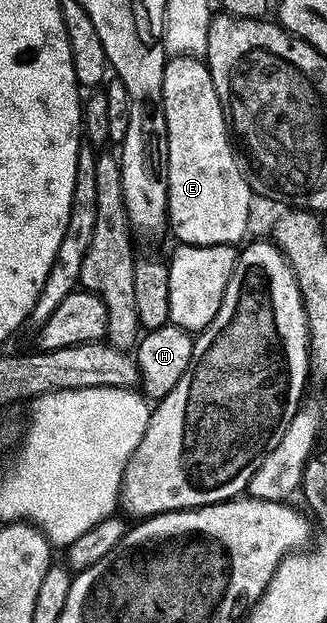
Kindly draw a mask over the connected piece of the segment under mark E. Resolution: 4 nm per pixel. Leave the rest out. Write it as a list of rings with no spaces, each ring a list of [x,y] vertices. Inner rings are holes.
[[[172,57],[164,77],[164,108],[168,126],[168,222],[171,234],[180,238],[185,247],[213,247],[240,245],[249,238],[248,222],[252,219],[254,196],[244,176],[244,167],[238,158],[228,122],[214,89],[214,77],[207,62],[196,57]]]

